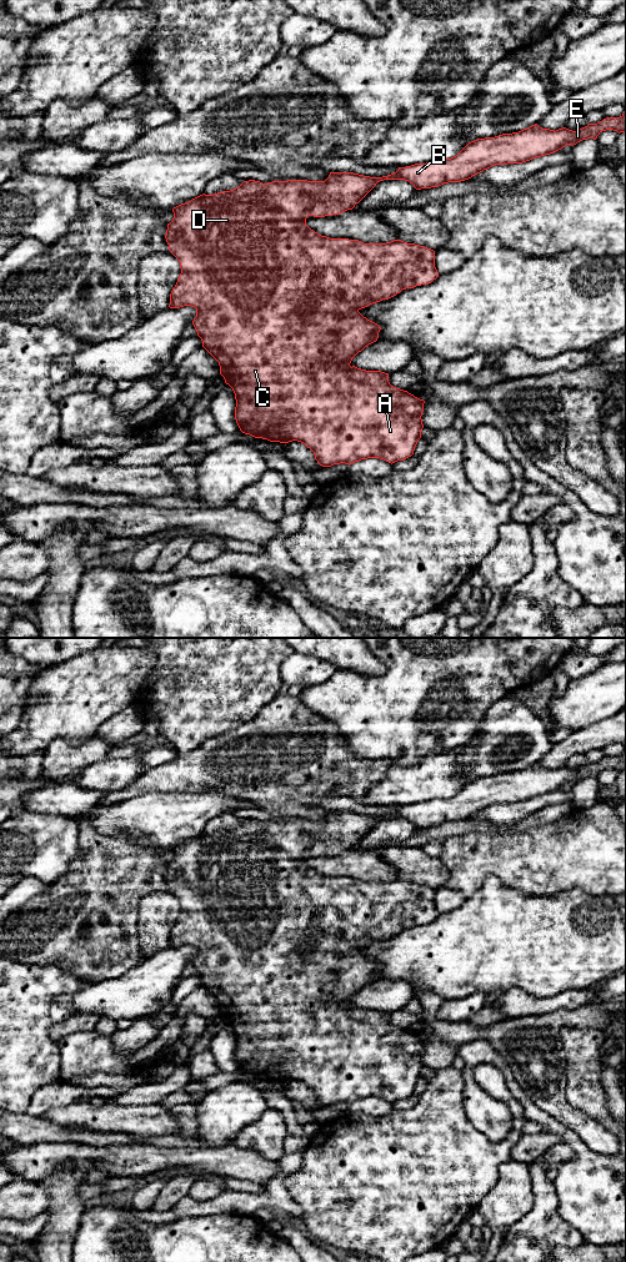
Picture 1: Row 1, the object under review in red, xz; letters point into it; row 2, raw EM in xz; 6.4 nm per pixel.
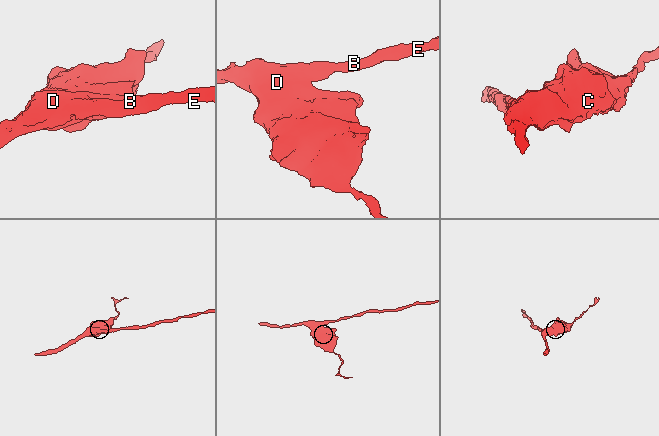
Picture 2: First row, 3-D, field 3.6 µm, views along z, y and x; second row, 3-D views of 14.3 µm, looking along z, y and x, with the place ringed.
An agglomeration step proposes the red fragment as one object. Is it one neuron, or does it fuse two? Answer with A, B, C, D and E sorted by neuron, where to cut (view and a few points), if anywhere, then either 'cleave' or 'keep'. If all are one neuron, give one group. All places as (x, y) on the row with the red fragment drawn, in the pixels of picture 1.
groups A B C D E; cut none; keep

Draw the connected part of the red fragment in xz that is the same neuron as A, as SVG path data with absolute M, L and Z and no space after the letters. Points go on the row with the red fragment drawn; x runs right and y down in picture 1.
M626 105L625 111L620 117L606 117L597 124L589 124L579 131L572 131L566 127L556 131L542 129L537 124L524 129L519 132L502 134L495 137L477 139L469 142L456 156L451 159L440 159L426 164L415 164L399 170L391 175L382 177L370 177L354 172L330 172L325 181L307 181L307 180L289 180L289 181L272 181L262 183L260 181L249 180L244 181L239 187L222 191L214 195L200 195L189 202L181 203L172 208L174 218L167 223L166 242L169 251L179 260L181 273L177 278L175 287L170 293L170 308L180 308L191 306L196 308L196 317L192 325L197 336L202 341L202 347L219 362L220 374L224 377L225 383L229 384L236 399L235 419L240 431L255 438L267 439L270 442L289 443L297 441L310 448L317 463L322 467L331 467L334 464L352 464L361 459L380 458L389 463L404 461L414 454L415 447L421 438L424 399L415 397L407 391L396 388L389 382L389 373L381 371L366 371L350 366L352 358L361 352L365 347L374 343L379 338L381 327L364 317L359 311L372 303L382 300L389 300L402 290L414 288L421 285L429 285L439 277L435 267L435 251L425 246L407 243L401 240L394 240L386 243L364 243L359 240L349 238L330 238L321 236L306 225L309 216L325 217L340 215L347 210L352 210L375 186L384 180L405 180L414 185L416 190L439 187L449 182L460 182L471 179L472 176L490 169L495 165L522 164L536 157L554 154L566 145L576 145L577 142L587 139L596 140L597 136L606 130L626 132Z

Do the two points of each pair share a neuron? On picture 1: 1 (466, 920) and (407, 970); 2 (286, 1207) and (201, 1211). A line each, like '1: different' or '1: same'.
1: same
2: same

